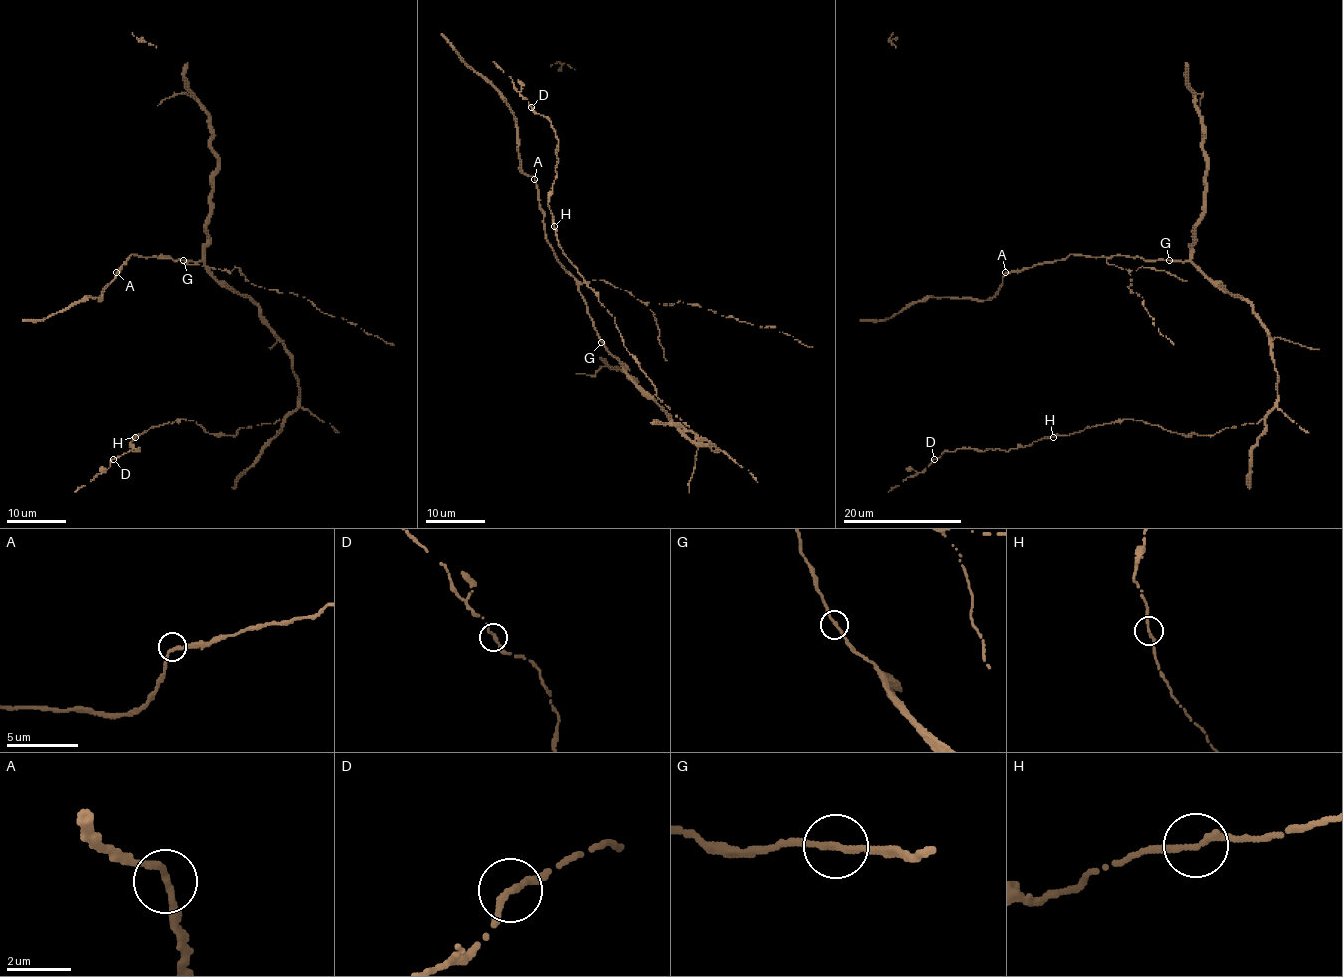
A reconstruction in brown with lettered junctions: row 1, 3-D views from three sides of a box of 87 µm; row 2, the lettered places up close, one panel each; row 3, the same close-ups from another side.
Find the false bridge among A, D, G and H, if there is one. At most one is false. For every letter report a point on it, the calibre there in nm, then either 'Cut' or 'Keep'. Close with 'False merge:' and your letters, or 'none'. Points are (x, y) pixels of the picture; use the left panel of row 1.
A: Place: (116, 272). Thickness 240 nm. Keep
D: Place: (113, 459). Thickness 200 nm. Keep
G: Place: (183, 260). Thickness 200 nm. Keep
H: Place: (135, 437). Thickness 220 nm. Keep
False merge: none

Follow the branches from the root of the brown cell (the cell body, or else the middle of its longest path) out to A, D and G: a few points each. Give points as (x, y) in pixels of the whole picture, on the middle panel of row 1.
A: (692, 440), (631, 378), (600, 339), (577, 281), (558, 261), (546, 238), (534, 179)
D: (692, 440), (717, 451), (656, 396), (615, 317), (558, 243), (548, 204), (558, 139), (531, 108)
G: (692, 440), (601, 342)

